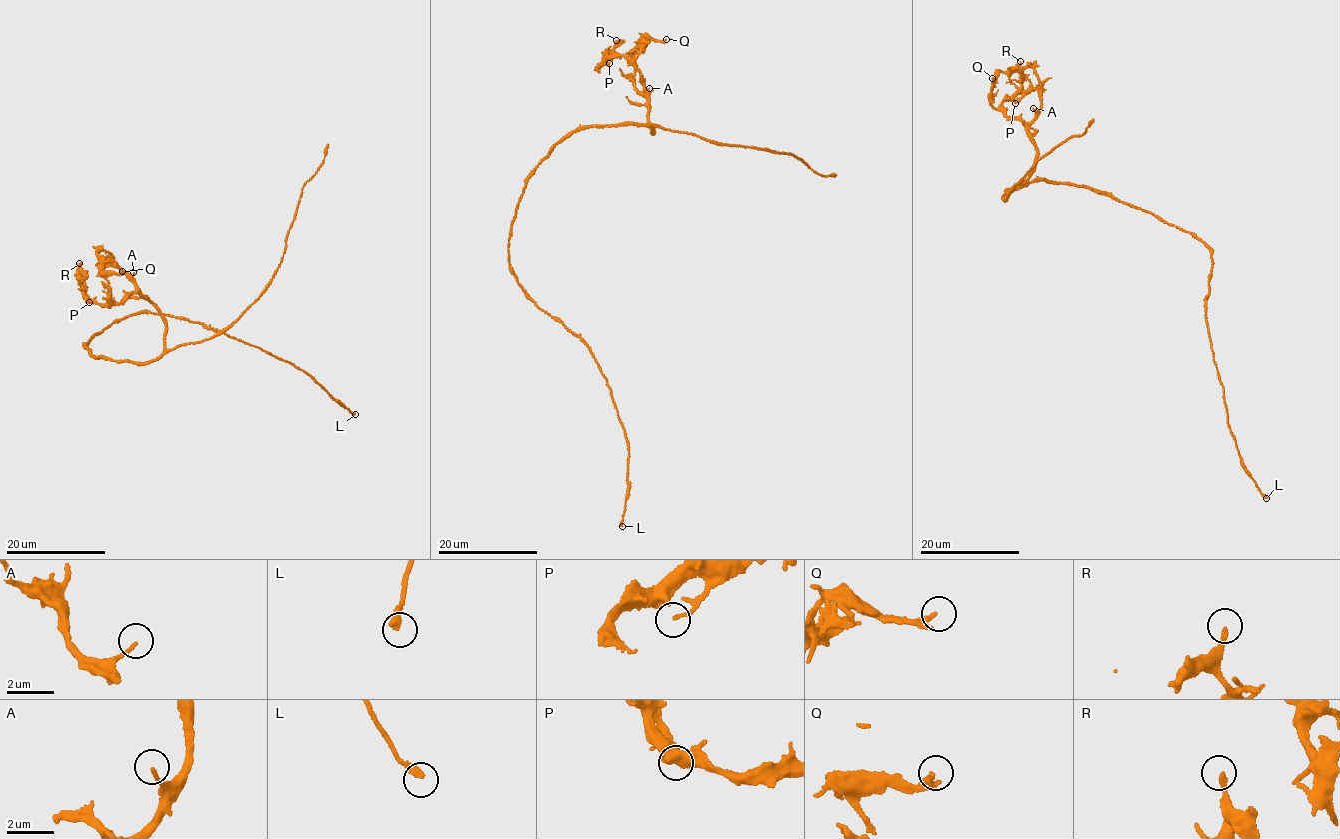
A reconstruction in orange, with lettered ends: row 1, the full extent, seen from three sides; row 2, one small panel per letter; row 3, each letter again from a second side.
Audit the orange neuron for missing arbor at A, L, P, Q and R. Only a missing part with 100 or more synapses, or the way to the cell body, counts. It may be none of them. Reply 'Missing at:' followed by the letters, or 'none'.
Missing at: none

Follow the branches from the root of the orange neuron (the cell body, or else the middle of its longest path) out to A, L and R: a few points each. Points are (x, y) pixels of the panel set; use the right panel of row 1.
A: (1096, 192), (1042, 180), (1005, 192), (1027, 178), (1032, 169), (1036, 152), (1029, 129), (1033, 108)
L: (1096, 192), (1194, 233), (1211, 252), (1204, 315), (1213, 359), (1241, 464), (1266, 498)
R: (1096, 192), (1042, 180), (1005, 192), (1029, 177), (1036, 152), (1002, 104), (1021, 87), (1020, 61)

